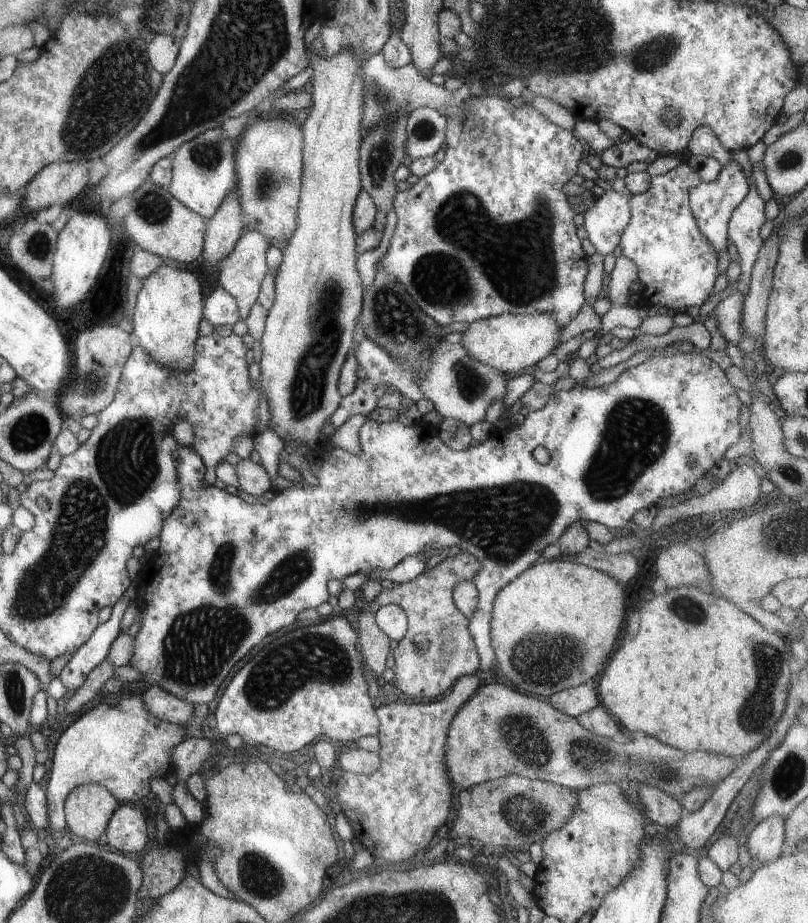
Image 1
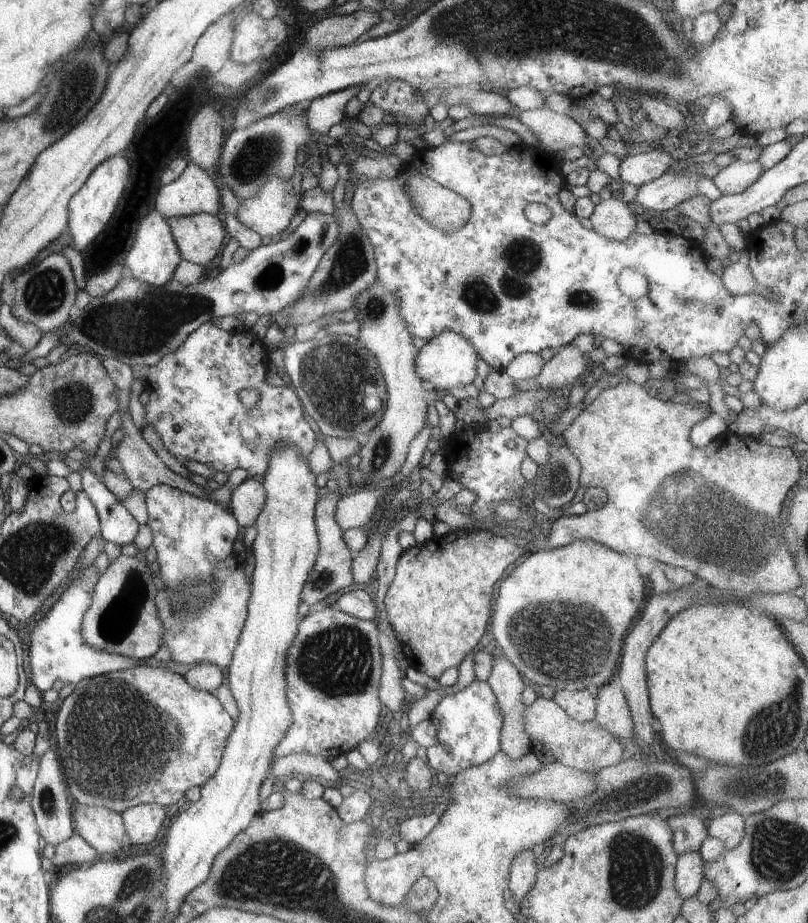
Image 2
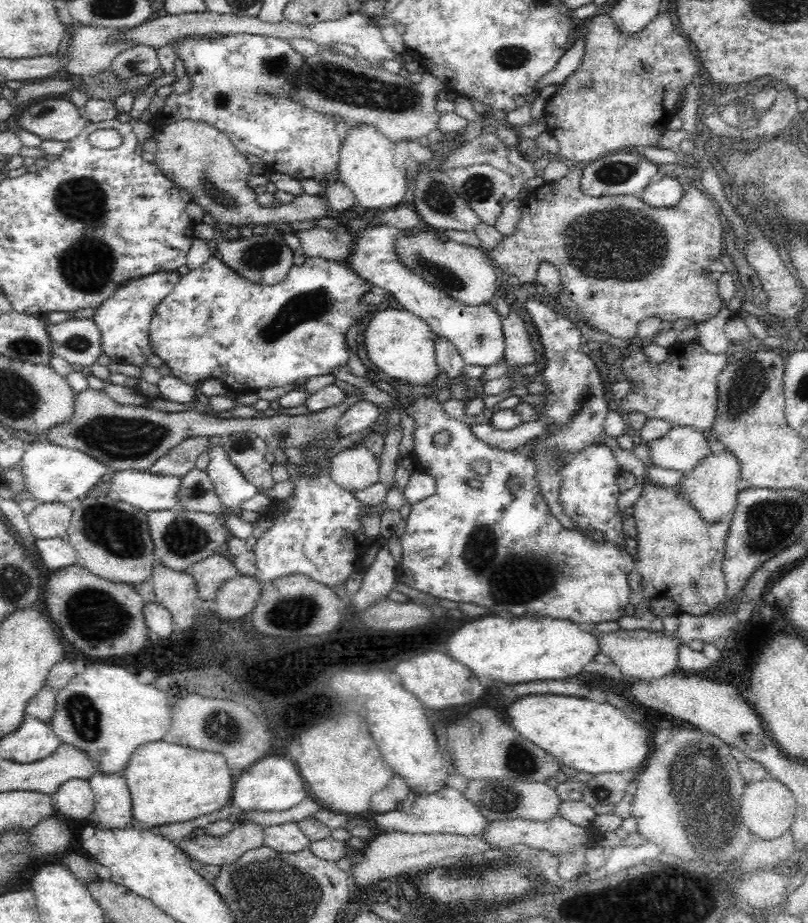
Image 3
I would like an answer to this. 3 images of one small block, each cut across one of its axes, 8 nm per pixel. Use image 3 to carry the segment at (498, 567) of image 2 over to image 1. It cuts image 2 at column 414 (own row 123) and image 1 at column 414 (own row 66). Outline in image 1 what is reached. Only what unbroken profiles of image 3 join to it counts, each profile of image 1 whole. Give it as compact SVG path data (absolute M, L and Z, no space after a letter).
M461 552L454 556L445 558L433 568L423 570L421 574L417 574L413 580L405 582L405 584L394 584L393 588L382 589L377 597L374 599L378 605L385 605L386 603L397 604L406 615L406 632L403 638L397 642L397 646L392 650L394 664L391 668L393 672L393 682L391 686L407 695L410 700L416 701L418 698L436 698L440 693L447 690L461 676L469 676L476 674L479 668L479 654L475 648L475 642L471 638L468 630L468 619L457 610L453 605L452 591L453 586L459 580L473 581L473 576L479 568L479 562Z

